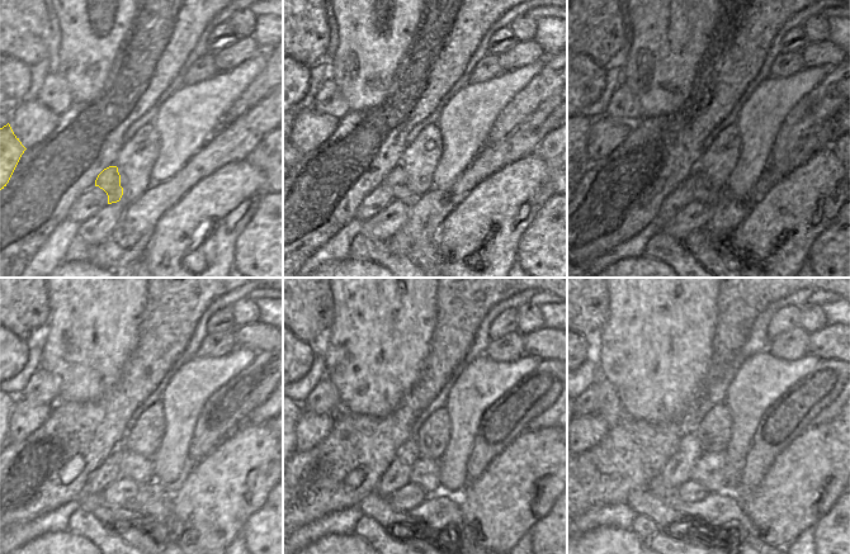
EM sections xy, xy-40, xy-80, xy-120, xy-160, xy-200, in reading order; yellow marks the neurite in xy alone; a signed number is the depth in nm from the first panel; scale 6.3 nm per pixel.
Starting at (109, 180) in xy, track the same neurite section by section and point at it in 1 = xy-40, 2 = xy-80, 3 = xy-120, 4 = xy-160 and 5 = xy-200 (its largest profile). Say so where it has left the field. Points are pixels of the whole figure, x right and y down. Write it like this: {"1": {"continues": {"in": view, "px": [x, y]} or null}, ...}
{"1": {"continues": {"in": "xy-40", "px": [397, 179]}}, "2": {"continues": {"in": "xy-80", "px": [695, 186]}}, "3": {"continues": {"in": "xy-120", "px": [138, 469]}}, "4": {"continues": {"in": "xy-160", "px": [424, 472]}}, "5": {"continues": {"in": "xy-200", "px": [709, 469]}}}

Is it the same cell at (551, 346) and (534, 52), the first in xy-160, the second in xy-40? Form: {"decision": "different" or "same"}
{"decision": "same"}

